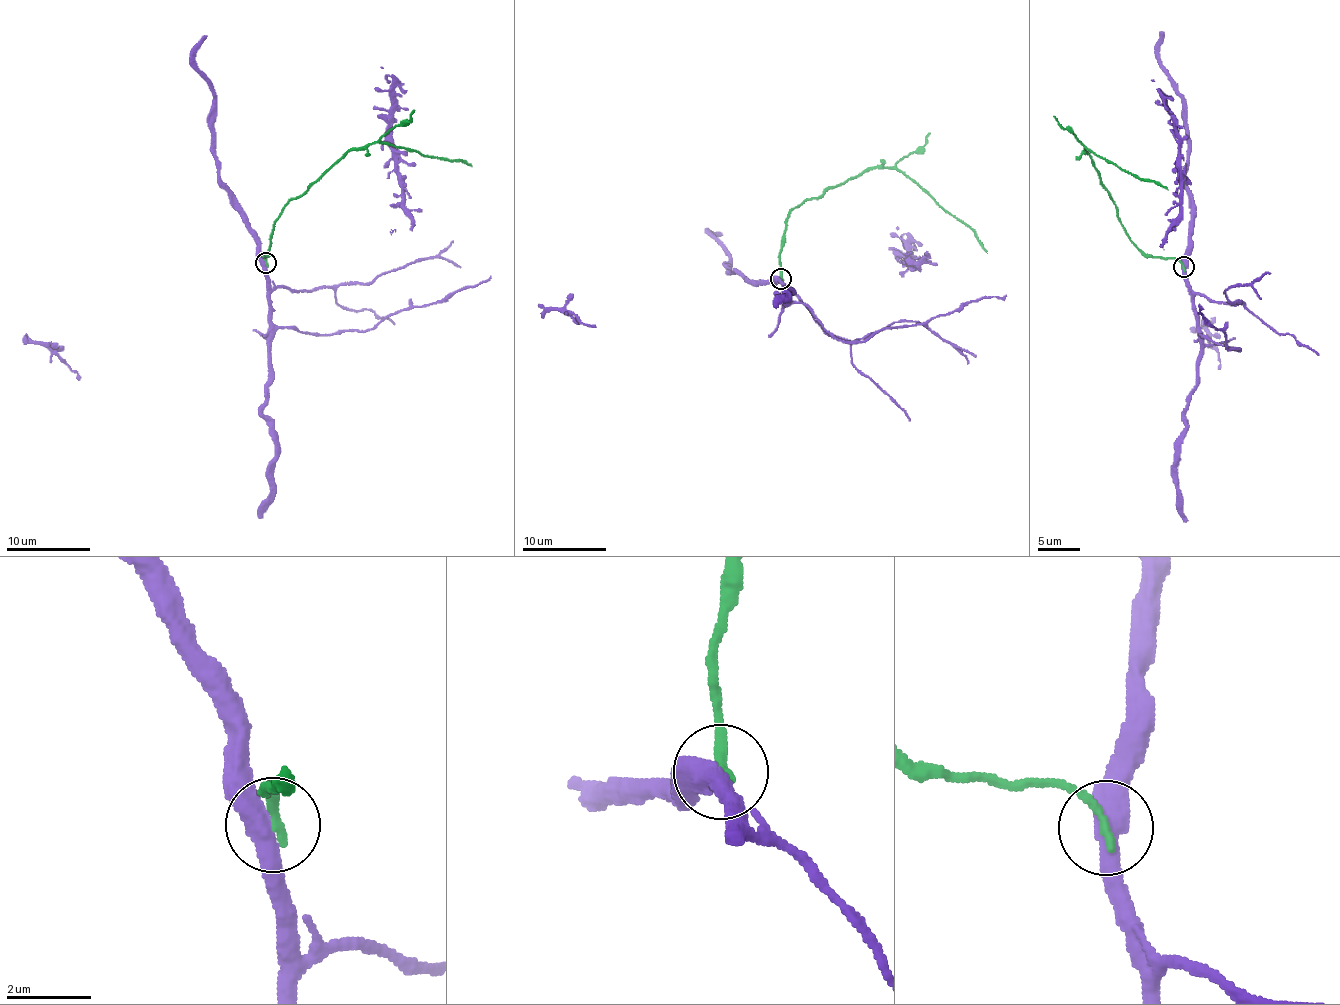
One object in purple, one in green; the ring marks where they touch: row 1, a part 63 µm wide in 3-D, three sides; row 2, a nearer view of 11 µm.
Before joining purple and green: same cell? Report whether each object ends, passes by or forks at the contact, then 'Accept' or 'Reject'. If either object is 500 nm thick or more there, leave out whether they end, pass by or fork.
Accept

